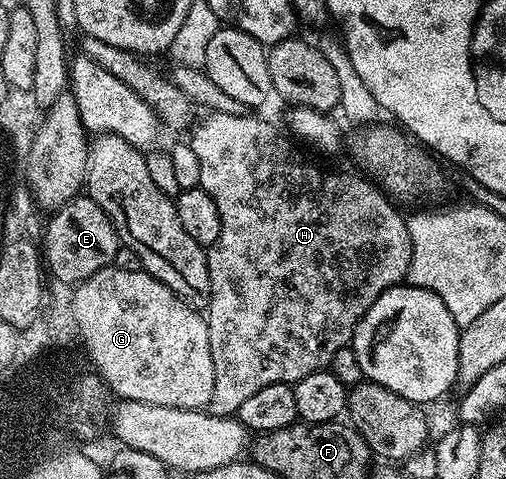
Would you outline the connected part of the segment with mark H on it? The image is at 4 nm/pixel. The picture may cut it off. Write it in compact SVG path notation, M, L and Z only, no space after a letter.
M216 111L205 116L207 119L195 126L188 136L192 153L200 157L200 181L202 187L216 201L216 209L220 213L220 237L210 248L208 261L208 277L210 278L210 297L204 318L208 325L208 341L212 349L212 369L216 369L216 385L212 385L212 397L208 408L212 415L237 416L240 405L244 405L247 397L252 397L264 385L277 383L298 383L308 373L329 368L332 357L336 357L339 349L351 346L354 330L364 317L364 313L388 288L401 284L406 277L406 270L412 261L412 241L406 224L407 216L397 211L395 204L385 191L379 189L369 178L361 174L341 175L338 171L321 171L313 167L272 124L261 119L258 113L233 115Z

